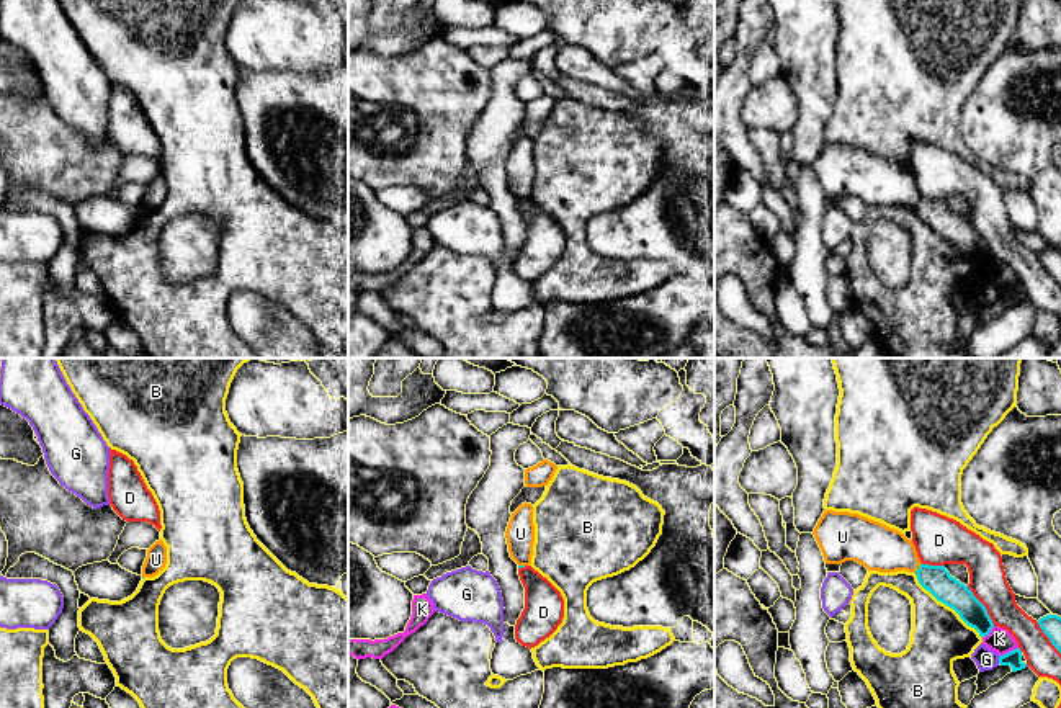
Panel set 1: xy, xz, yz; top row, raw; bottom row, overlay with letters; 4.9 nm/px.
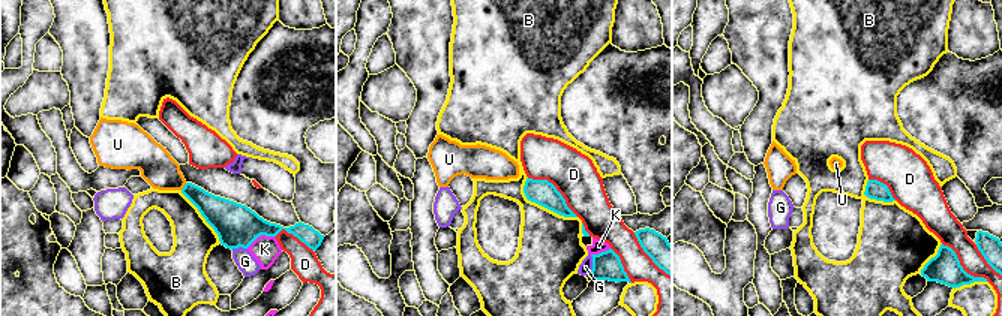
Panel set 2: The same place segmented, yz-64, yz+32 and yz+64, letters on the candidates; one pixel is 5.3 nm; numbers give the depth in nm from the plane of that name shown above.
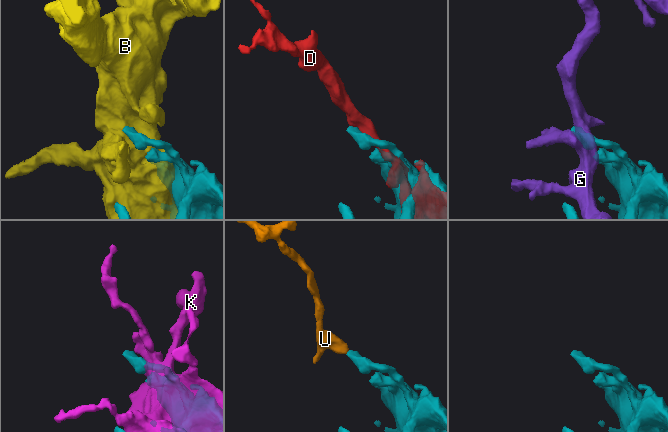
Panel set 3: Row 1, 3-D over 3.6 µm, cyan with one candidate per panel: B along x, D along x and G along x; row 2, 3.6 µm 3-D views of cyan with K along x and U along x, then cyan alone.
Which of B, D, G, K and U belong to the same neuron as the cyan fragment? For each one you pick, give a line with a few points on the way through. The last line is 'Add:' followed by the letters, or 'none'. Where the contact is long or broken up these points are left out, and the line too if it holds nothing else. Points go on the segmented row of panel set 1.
Add: none

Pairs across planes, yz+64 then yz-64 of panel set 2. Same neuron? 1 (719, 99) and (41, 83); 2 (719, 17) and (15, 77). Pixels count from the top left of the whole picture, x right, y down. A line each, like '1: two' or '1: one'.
1: one
2: one

